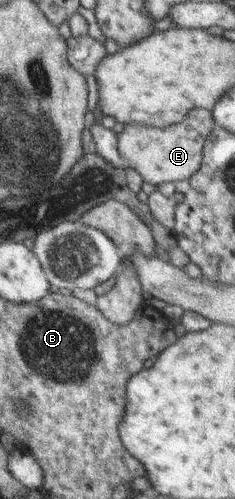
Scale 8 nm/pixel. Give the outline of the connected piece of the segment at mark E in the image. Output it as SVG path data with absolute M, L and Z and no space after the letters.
M200 108L189 110L183 122L172 124L167 128L155 128L131 122L125 125L124 130L118 135L118 150L124 158L125 166L135 169L143 181L153 186L165 182L176 183L191 178L200 169L205 140L215 127L212 111Z

